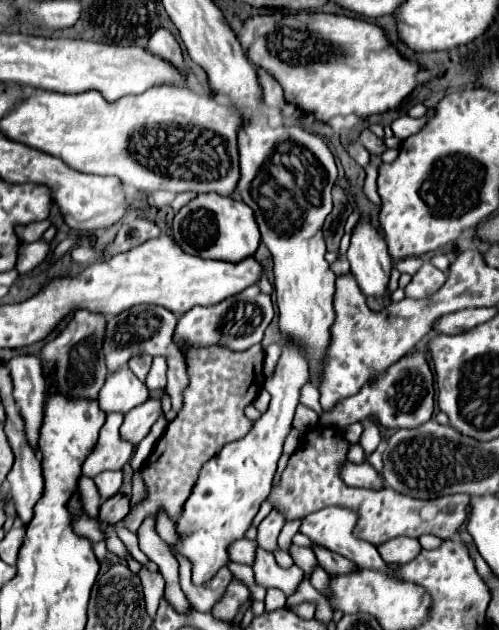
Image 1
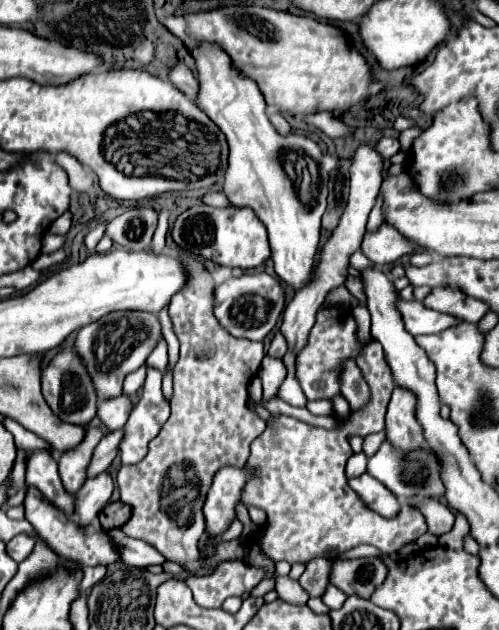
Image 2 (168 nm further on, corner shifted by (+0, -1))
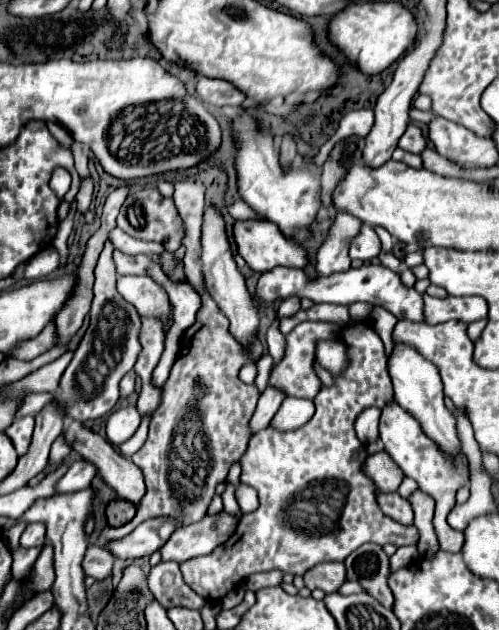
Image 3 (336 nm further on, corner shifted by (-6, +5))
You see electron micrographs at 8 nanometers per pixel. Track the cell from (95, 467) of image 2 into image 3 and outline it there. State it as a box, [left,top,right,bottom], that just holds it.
[56,462,94,494]

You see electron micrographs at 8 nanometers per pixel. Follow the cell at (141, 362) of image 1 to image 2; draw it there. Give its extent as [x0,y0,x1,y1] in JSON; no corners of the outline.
[124,366,146,394]

